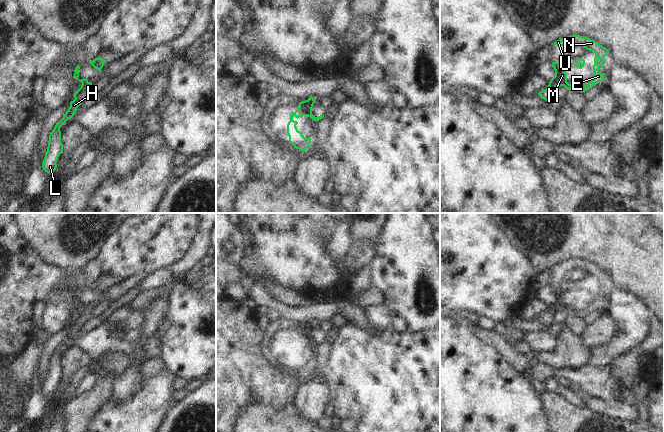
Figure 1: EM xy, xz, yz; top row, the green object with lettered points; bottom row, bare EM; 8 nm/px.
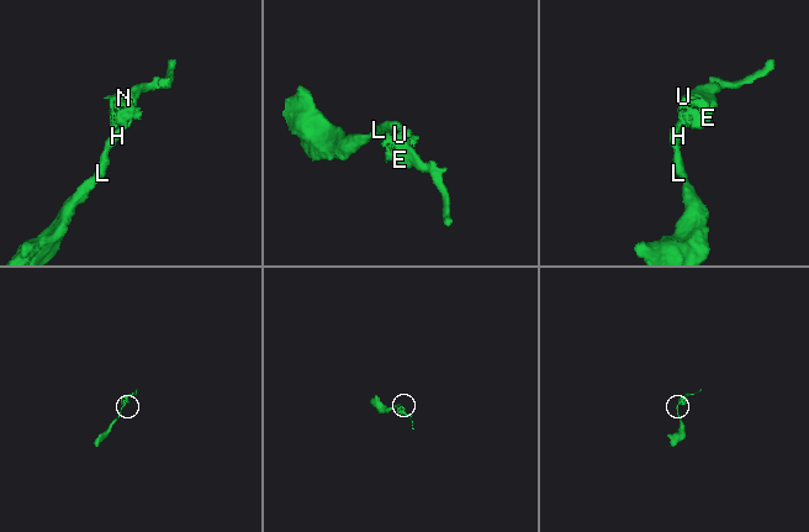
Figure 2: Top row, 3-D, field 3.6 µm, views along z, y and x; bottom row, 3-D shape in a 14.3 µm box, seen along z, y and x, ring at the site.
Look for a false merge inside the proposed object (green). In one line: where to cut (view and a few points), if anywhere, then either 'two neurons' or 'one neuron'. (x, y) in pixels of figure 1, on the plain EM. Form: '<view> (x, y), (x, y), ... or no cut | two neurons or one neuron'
xy (87, 305), (82, 307) | two neurons

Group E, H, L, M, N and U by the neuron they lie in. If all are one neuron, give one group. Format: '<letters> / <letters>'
E M N U / H L

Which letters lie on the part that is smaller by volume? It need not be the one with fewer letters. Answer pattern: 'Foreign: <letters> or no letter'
Foreign: E, M, N, U

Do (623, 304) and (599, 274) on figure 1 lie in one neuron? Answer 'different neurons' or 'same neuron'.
different neurons

